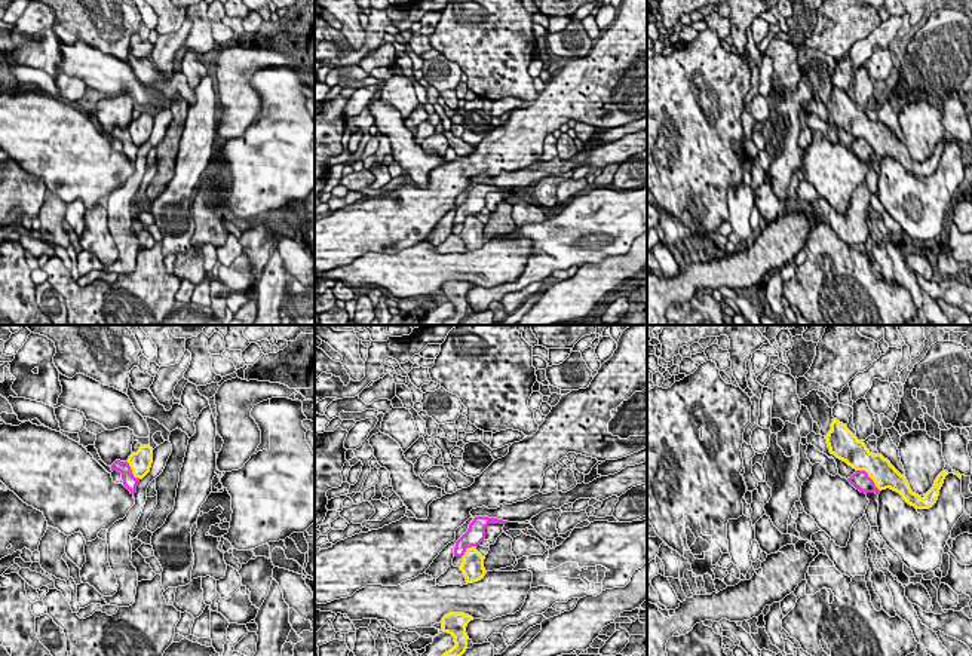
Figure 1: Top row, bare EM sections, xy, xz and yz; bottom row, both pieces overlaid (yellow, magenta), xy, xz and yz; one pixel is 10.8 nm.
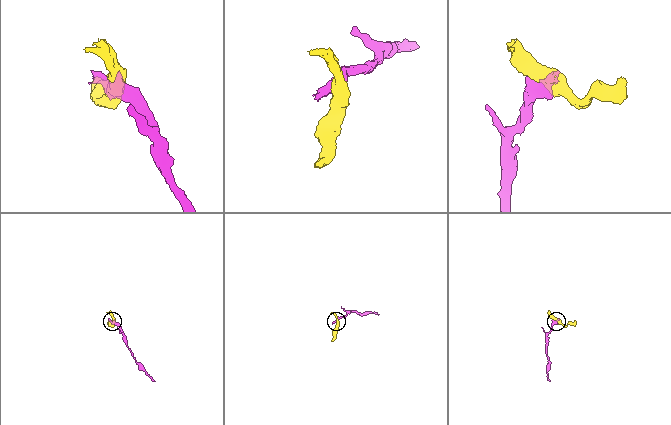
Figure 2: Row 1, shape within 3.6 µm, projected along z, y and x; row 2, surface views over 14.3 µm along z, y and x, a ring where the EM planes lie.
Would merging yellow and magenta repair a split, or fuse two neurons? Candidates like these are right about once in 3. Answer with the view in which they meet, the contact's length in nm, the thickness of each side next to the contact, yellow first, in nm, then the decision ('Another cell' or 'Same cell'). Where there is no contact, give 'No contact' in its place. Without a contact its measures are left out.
Touches yellow in yz. Shared border 360 nm. Thickness 280 nm (yellow) against 200 nm. Another cell

